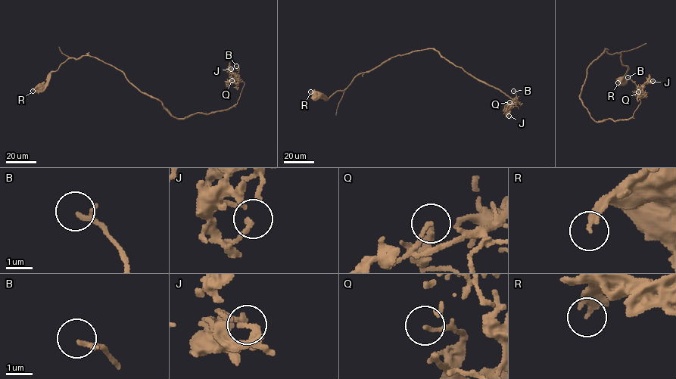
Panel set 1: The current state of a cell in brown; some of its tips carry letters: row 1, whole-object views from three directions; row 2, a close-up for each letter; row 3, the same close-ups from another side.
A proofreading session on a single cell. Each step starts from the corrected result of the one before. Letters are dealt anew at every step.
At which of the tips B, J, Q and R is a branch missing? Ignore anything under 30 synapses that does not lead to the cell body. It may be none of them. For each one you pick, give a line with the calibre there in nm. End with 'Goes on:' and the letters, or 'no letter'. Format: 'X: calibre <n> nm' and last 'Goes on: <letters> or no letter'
Goes on: no letter

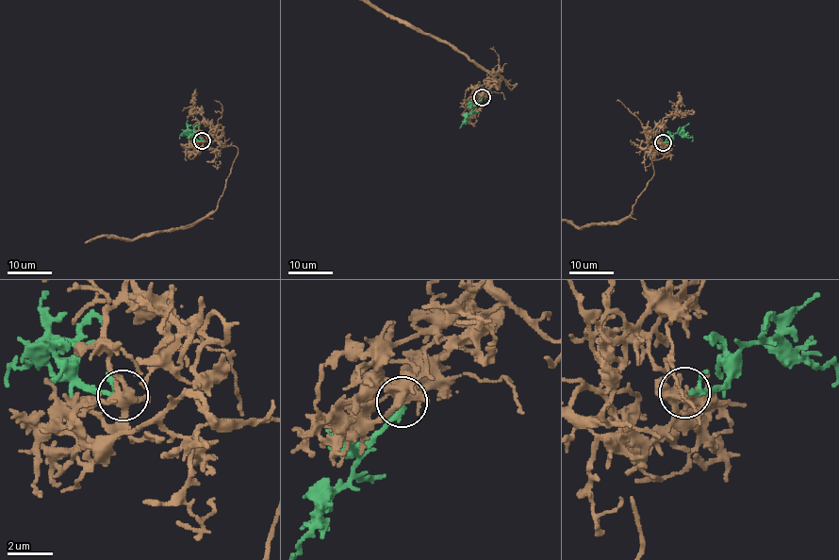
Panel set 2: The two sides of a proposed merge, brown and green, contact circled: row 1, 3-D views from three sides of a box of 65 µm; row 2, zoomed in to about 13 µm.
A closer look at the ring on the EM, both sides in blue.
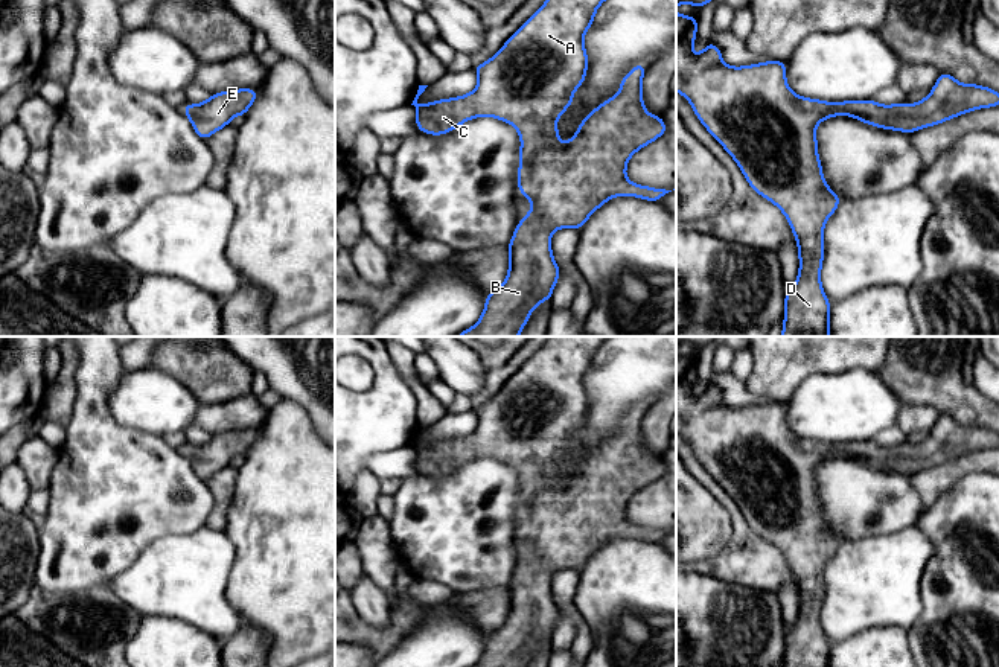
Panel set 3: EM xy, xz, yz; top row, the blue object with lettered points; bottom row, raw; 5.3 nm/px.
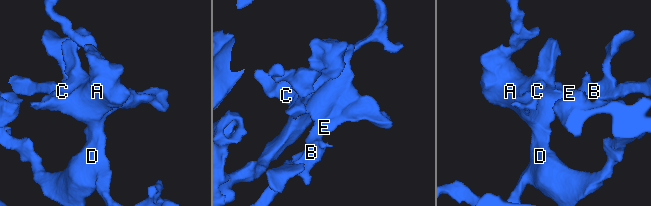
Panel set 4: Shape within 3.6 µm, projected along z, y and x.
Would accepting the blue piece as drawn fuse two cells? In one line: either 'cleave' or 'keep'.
keep

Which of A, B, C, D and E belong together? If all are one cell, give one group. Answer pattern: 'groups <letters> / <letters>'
groups A B C D E

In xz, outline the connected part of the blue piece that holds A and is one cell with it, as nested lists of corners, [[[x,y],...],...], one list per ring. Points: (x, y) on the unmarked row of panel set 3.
[[[550,337],[496,396],[474,408],[478,417],[474,432],[419,446],[417,440],[428,428],[419,426],[411,445],[416,448],[416,468],[425,475],[442,477],[474,458],[486,457],[513,466],[521,478],[518,531],[530,541],[533,550],[518,563],[509,583],[509,614],[504,624],[487,635],[483,655],[474,667],[525,667],[531,652],[544,641],[551,643],[560,617],[551,594],[554,571],[580,571],[588,559],[614,538],[661,542],[672,533],[635,525],[626,519],[629,499],[667,472],[664,460],[644,449],[644,404],[627,413],[615,437],[586,455],[565,486],[559,483],[556,461],[571,448],[574,432],[586,419],[588,394],[583,378],[597,349],[609,338],[612,337]]]

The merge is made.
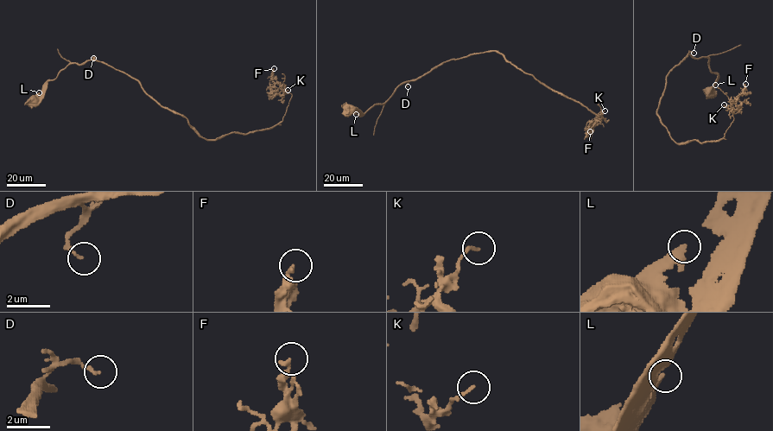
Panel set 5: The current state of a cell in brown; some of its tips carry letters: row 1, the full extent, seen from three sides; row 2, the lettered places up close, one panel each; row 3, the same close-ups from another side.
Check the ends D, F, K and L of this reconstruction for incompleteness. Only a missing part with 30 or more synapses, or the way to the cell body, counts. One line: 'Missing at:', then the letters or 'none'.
Missing at: none

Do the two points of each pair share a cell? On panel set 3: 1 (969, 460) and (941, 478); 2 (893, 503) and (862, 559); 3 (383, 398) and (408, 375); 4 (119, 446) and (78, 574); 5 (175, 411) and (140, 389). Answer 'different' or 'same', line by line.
1: same
2: different
3: different
4: same
5: same

